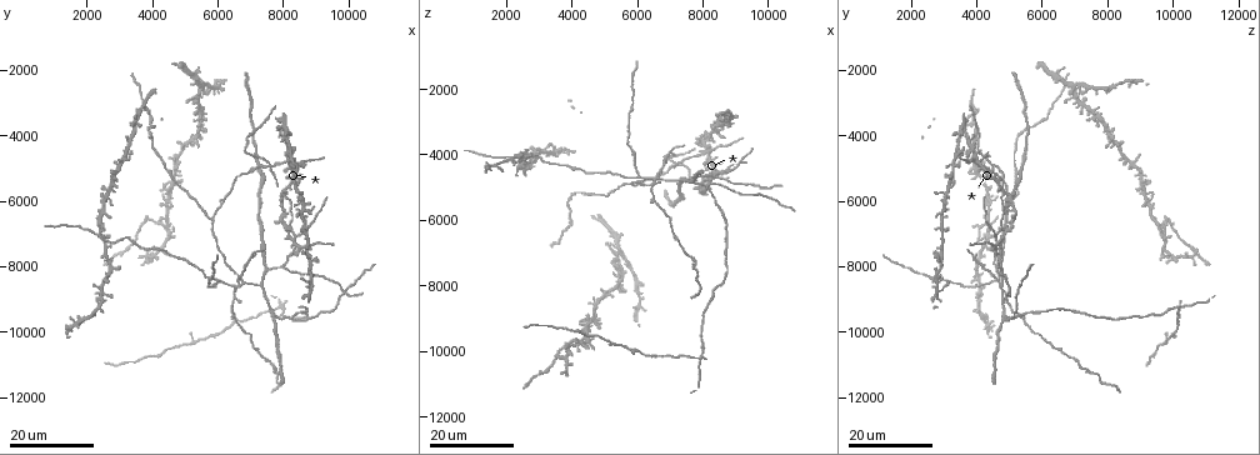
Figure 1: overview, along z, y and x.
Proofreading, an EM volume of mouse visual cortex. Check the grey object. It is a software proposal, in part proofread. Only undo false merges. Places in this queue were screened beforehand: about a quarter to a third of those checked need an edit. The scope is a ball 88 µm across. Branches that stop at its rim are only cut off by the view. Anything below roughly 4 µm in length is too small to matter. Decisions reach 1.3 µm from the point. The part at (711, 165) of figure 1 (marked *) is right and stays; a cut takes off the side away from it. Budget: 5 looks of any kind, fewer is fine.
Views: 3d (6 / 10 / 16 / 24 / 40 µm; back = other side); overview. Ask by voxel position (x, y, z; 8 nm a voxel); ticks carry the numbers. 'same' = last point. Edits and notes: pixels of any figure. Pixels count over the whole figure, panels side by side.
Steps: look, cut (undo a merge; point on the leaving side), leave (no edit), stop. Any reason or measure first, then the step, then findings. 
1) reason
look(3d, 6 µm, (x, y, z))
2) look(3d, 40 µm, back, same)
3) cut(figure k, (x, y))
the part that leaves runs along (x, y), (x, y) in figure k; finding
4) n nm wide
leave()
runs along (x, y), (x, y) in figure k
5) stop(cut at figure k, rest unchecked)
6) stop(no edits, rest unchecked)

a fork
look(3d, 24 µm, (7500, 4700, 4300))

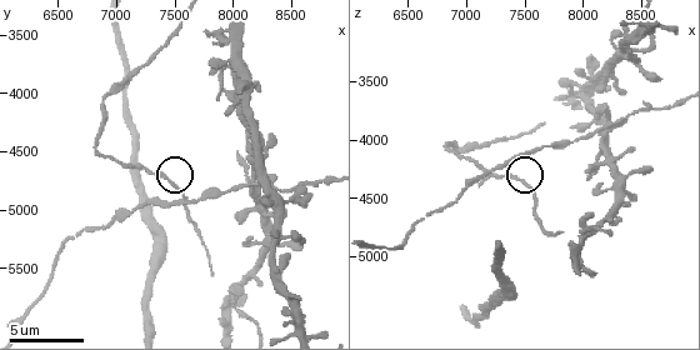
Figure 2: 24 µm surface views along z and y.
look(3d, 10 µm, (7400, 4700, 4320))

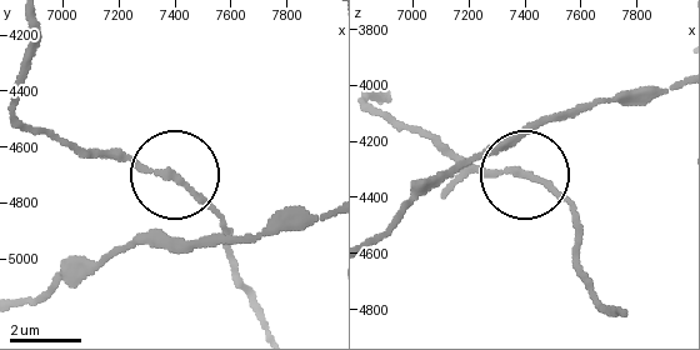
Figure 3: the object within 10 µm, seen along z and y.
140 nm wide
leave()
continuous, no second cell

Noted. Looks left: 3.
three-way junction
look(3d, 24 µm, (8000, 8000, 4700))

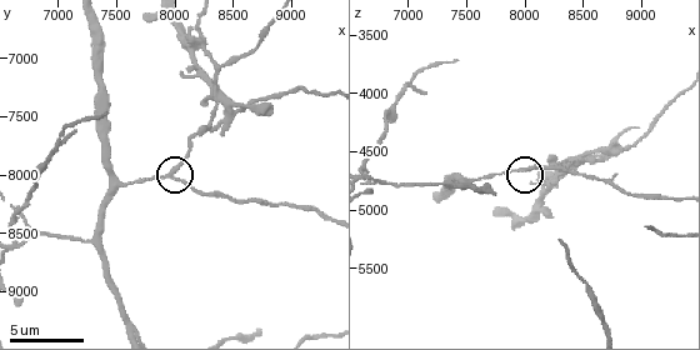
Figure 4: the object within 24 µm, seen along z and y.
look(3d, 10 µm, (7960, 8020, 4640))

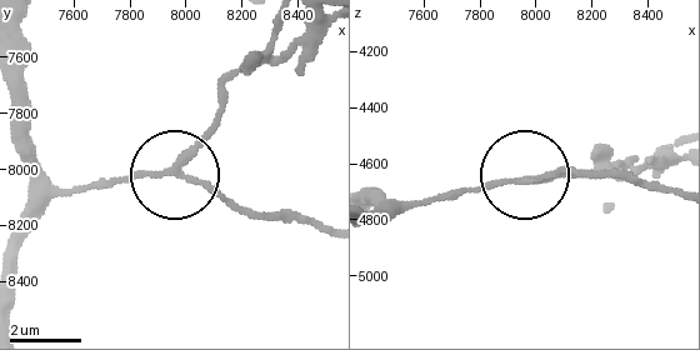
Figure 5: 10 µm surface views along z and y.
160 nm wide
leave()
runs along (275, 23), (178, 173), (249, 216) in figure 5; all the same cell

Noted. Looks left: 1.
stop(no edits, rest unchecked)

